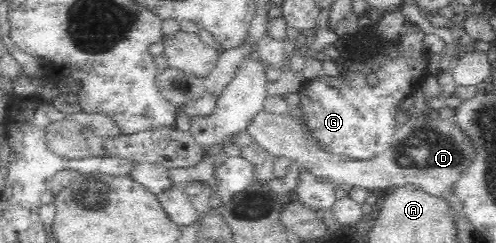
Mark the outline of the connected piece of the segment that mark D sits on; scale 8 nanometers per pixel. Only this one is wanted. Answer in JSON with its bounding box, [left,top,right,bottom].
[247,75,477,195]

